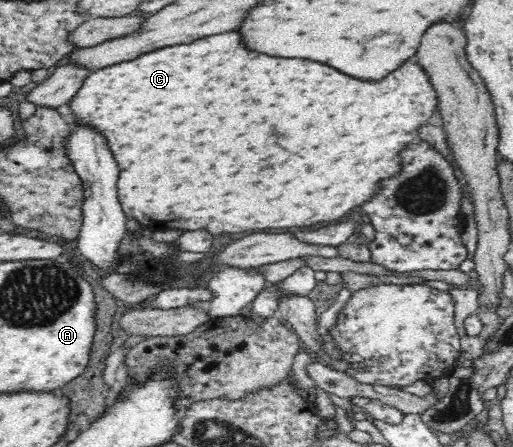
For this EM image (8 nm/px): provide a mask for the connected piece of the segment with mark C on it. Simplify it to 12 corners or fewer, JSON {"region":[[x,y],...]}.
{"region":[[236,32],[96,69],[70,105],[148,228],[342,218],[436,122]]}

